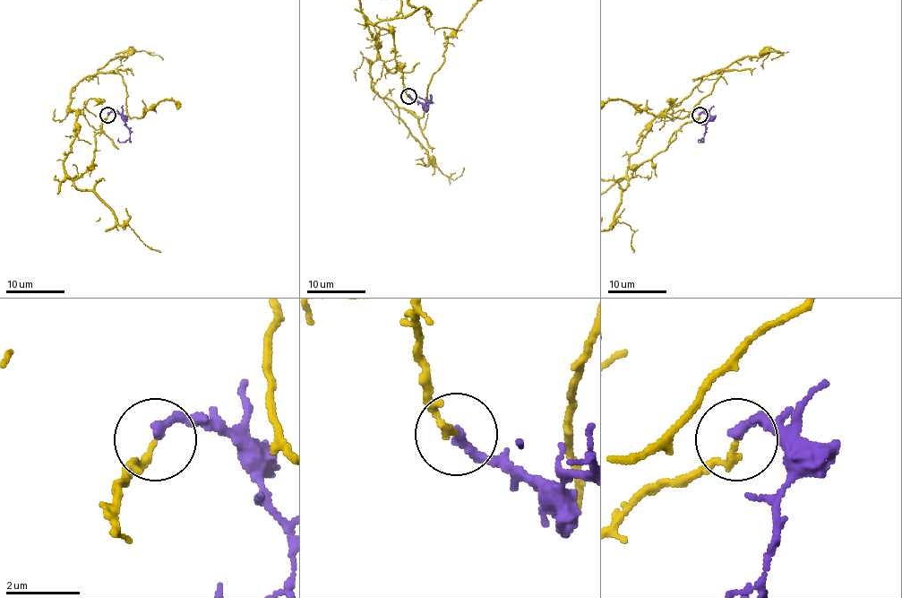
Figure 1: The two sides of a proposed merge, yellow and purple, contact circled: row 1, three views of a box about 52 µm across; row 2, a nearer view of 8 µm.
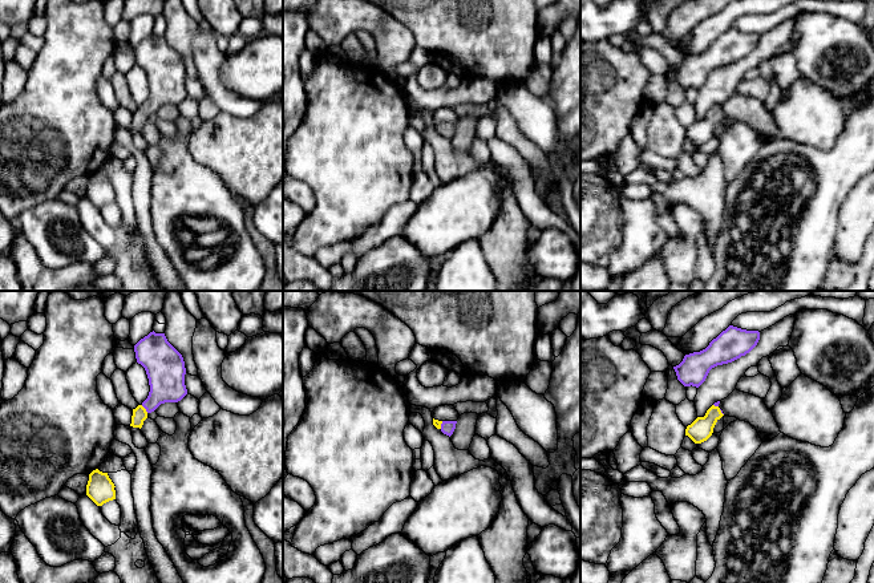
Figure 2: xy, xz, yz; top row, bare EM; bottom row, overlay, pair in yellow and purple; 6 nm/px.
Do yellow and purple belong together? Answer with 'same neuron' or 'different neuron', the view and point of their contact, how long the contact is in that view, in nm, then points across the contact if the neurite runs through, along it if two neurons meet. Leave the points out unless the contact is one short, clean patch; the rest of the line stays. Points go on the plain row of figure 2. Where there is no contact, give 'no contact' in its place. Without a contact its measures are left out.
same neuron; meets yellow in xy at (145, 112); contact 60 nm long; runs through xy (140, 117), (145, 112), (166, 88), (166, 77)

